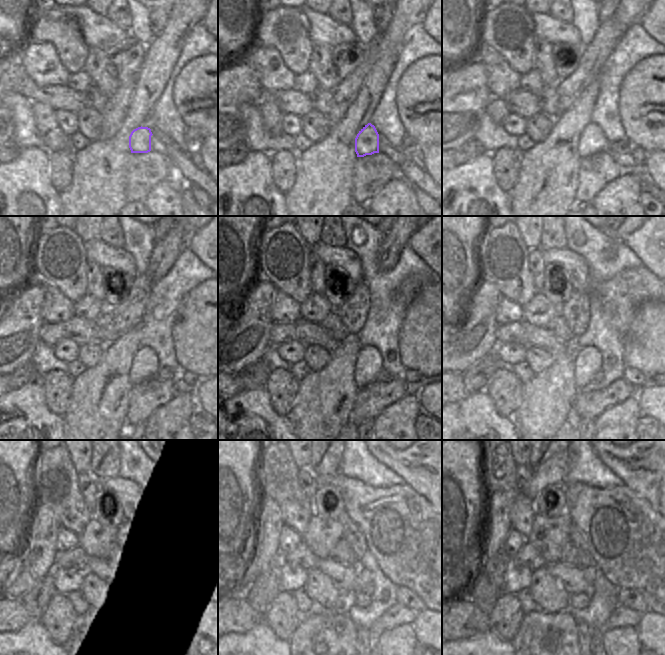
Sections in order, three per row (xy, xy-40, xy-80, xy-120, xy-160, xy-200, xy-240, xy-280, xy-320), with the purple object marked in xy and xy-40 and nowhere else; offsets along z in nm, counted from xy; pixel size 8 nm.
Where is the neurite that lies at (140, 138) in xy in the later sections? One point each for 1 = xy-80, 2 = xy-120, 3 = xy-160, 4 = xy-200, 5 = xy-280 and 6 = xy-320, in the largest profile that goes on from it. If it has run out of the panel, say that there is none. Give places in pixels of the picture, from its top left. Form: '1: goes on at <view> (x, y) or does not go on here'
1: goes on at xy-80 (592, 140)
2: goes on at xy-120 (145, 364)
3: goes on at xy-160 (369, 362)
4: goes on at xy-200 (588, 360)
5: goes on at xy-280 (363, 583)
6: goes on at xy-320 (589, 573)

